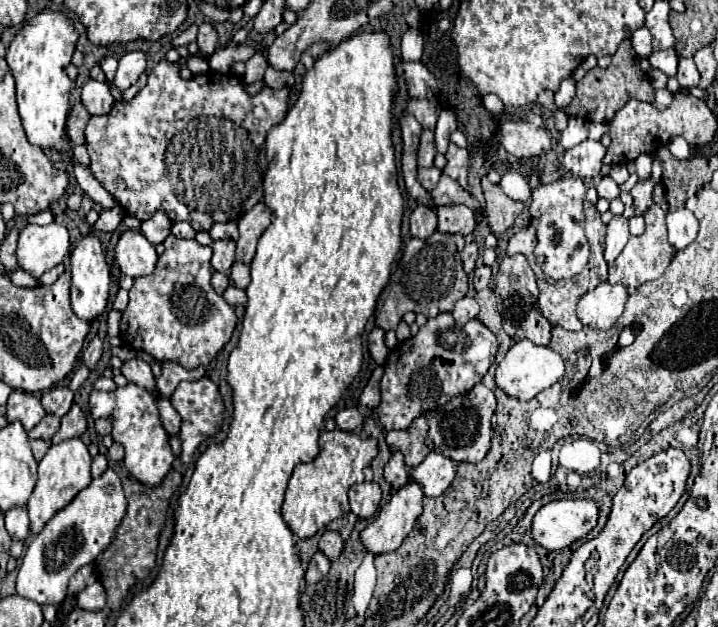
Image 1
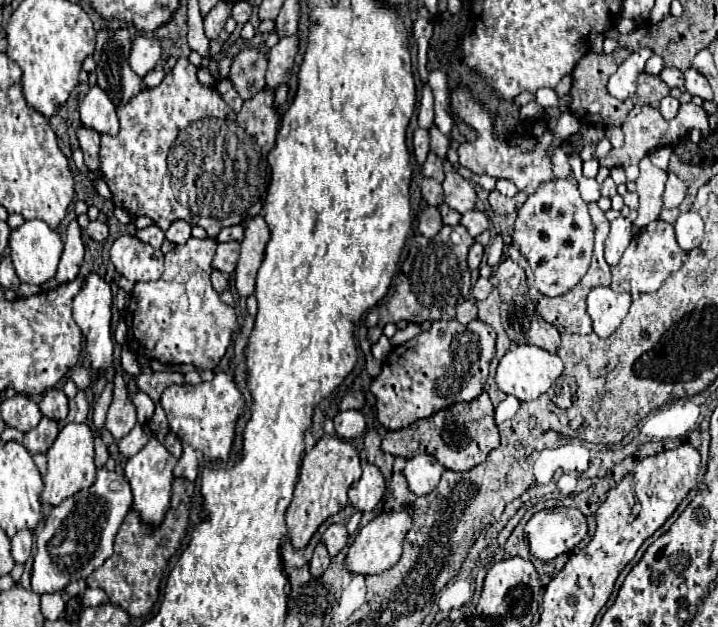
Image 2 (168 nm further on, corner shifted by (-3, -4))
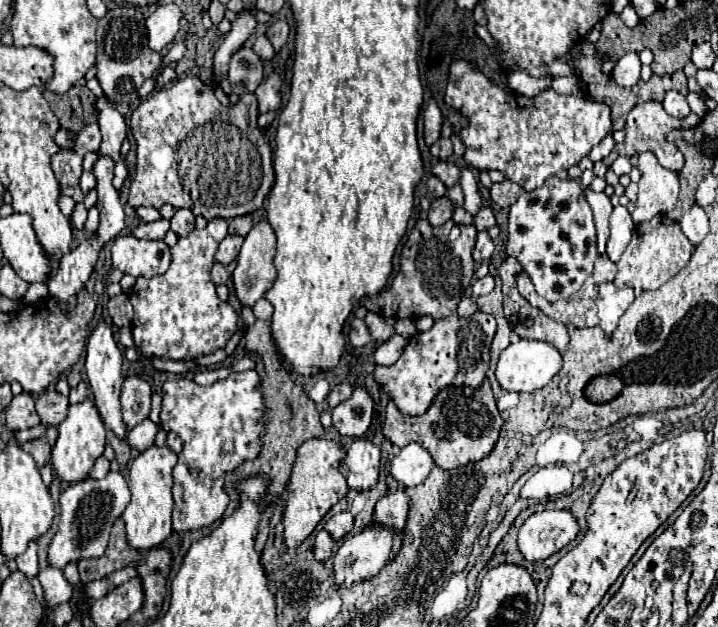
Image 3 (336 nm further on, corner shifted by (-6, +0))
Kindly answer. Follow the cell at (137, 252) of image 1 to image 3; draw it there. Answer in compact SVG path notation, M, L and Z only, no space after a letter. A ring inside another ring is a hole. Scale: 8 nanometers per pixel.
M133 235L113 241L113 267L131 277L155 277L169 269L171 253L165 241L145 241Z

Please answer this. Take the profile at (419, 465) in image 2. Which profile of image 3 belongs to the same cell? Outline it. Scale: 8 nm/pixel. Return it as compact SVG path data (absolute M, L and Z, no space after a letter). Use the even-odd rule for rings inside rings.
M409 443L391 459L391 469L389 473L393 479L403 485L403 487L415 487L423 483L429 475L429 471L435 467L431 455L419 445L419 443Z

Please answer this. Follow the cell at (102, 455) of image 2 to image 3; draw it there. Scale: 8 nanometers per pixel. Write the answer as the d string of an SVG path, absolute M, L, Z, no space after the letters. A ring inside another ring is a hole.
M99 457L89 473L89 479L103 479L107 473L109 473L109 461L105 457Z

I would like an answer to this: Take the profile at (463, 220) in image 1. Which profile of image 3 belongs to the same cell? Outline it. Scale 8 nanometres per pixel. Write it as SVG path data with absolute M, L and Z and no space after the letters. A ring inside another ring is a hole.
M483 207L477 215L475 215L475 227L477 231L483 231L483 229L489 229L495 225L495 215L489 207Z

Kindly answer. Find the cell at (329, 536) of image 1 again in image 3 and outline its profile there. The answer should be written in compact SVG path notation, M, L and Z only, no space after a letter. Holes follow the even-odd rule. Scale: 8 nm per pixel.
M349 511L337 513L337 515L333 515L323 527L325 527L325 531L327 531L335 541L339 541L341 537L345 537L345 535L353 529L353 515L351 515Z

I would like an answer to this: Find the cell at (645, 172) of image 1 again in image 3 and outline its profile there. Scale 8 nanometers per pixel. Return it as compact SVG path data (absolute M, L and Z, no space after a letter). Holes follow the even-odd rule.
M651 151L639 155L639 197L635 203L635 211L631 213L635 223L649 221L659 213L667 213L675 207L679 197L679 181L677 173L659 165L657 157Z

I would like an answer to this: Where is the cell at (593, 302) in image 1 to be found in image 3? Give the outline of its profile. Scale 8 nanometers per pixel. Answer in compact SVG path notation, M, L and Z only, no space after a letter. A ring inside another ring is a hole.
M603 283L599 287L599 295L595 299L599 309L599 327L605 333L613 333L621 315L633 303L635 295L631 287L615 287L613 283Z

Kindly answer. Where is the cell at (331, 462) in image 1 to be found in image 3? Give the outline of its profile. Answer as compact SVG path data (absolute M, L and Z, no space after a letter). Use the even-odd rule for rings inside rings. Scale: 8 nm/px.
M309 439L297 449L297 457L293 461L291 477L287 483L287 497L285 497L285 513L283 513L283 525L285 525L285 545L287 547L299 547L311 531L317 527L321 517L345 497L347 493L347 481L339 473L339 463L345 457L345 451L335 441L327 439Z

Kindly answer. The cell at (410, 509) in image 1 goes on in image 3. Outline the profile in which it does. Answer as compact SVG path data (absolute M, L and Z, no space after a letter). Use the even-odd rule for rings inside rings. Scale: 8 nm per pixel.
M367 527L361 533L357 533L355 537L345 539L343 545L339 547L339 551L333 555L333 581L339 587L343 587L343 585L351 585L351 583L365 581L365 579L379 575L379 571L387 565L393 537L395 537L393 531L389 531L385 527Z

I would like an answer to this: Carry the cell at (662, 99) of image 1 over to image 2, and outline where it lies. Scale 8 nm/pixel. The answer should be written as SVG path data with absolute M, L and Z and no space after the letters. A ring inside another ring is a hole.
M664 97L664 99L662 99L662 103L660 103L660 113L662 113L662 117L664 117L664 119L668 119L668 121L670 121L670 119L674 119L674 117L676 117L678 107L680 107L678 99Z

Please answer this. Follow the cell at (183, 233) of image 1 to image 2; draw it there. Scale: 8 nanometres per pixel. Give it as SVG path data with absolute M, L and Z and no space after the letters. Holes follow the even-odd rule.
M174 221L170 225L170 229L166 231L166 239L170 243L176 243L176 245L182 245L190 239L190 225L186 221Z

